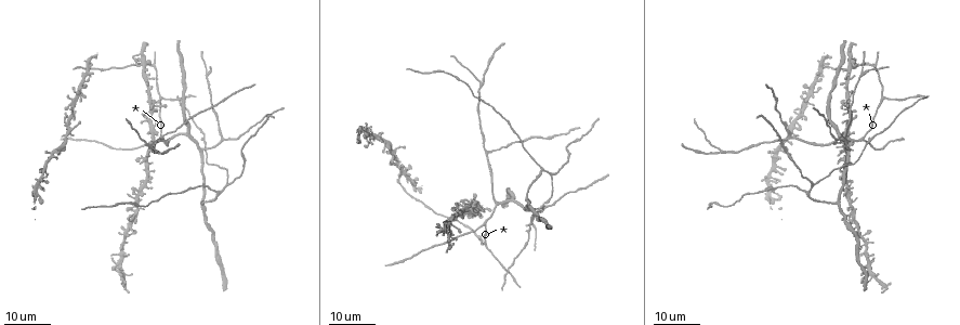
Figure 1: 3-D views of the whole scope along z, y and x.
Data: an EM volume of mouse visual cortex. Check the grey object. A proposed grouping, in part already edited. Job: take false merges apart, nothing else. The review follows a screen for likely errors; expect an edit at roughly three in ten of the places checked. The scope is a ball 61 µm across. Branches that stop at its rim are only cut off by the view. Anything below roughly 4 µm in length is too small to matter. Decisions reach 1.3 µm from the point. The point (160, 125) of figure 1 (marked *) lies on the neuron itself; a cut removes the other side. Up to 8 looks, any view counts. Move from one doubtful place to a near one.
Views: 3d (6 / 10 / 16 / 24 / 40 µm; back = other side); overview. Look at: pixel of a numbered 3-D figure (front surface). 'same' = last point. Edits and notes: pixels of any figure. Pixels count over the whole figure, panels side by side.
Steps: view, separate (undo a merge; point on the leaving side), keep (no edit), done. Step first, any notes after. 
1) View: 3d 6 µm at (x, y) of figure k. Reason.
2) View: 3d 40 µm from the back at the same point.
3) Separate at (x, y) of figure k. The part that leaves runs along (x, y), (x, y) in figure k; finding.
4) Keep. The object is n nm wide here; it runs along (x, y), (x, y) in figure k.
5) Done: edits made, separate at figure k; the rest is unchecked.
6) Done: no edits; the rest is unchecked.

View: 3d 24 µm at (864, 141) of figure 1. Three arms meet.

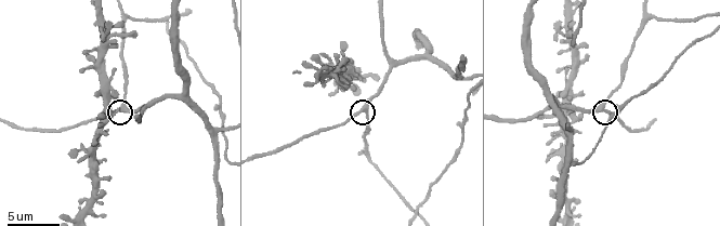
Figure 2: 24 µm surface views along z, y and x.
View: 3d 10 µm at (359, 111) of figure 2.

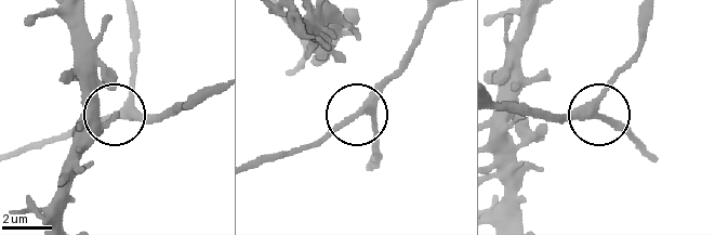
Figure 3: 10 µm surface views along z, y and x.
Keep. 3 arms meet here; continuous, no second neuron.

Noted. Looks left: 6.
View: 3d 24 µm at (722, 152) of figure 1. Two arms in line, one across.

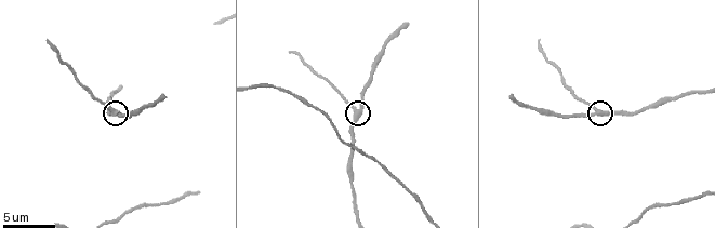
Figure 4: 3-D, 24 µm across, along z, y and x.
View: 3d 10 µm at (359, 111) of figure 4. Zoom in.

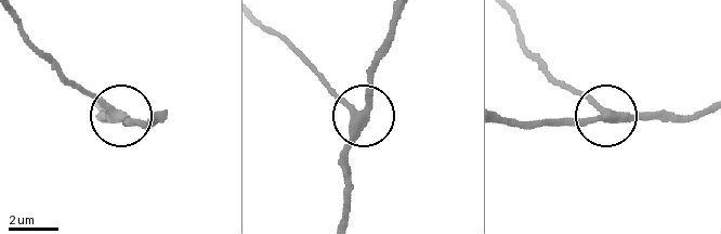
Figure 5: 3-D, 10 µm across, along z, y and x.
Keep. The side arm is 11 µm long; 3 arms meet here; continuous, no second neuron.

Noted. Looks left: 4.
View: 3d 16 µm at (225, 140) of figure 1. Three-way junction.

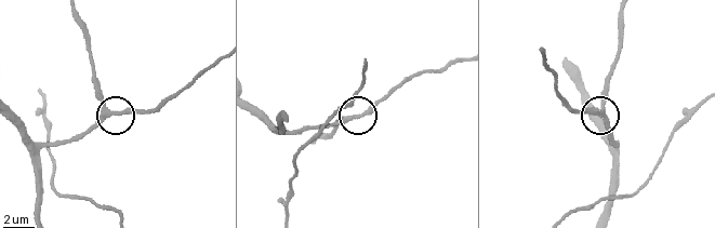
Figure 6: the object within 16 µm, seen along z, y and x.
View: 3d 10 µm at (349, 120) of figure 6. Closer look.

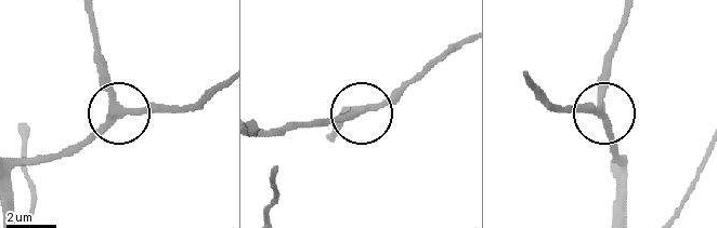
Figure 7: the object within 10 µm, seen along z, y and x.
Keep. The side arm is 18 µm long; it runs along (17, 157), (74, 152), (124, 114), (183, 114) in figure 7; one neuron here.

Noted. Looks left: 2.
View: 3d 10 µm at (150, 105) of figure 2. Arms part here.

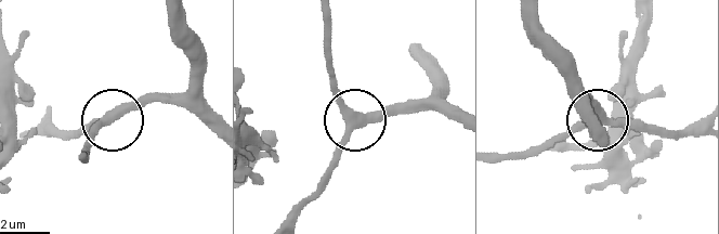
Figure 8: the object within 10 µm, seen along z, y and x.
Keep. It runs along (296, 219), (352, 120), (330, 78) in figure 8; all the same neuron.

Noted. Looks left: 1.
Done: no edits; the rest is unchecked.

